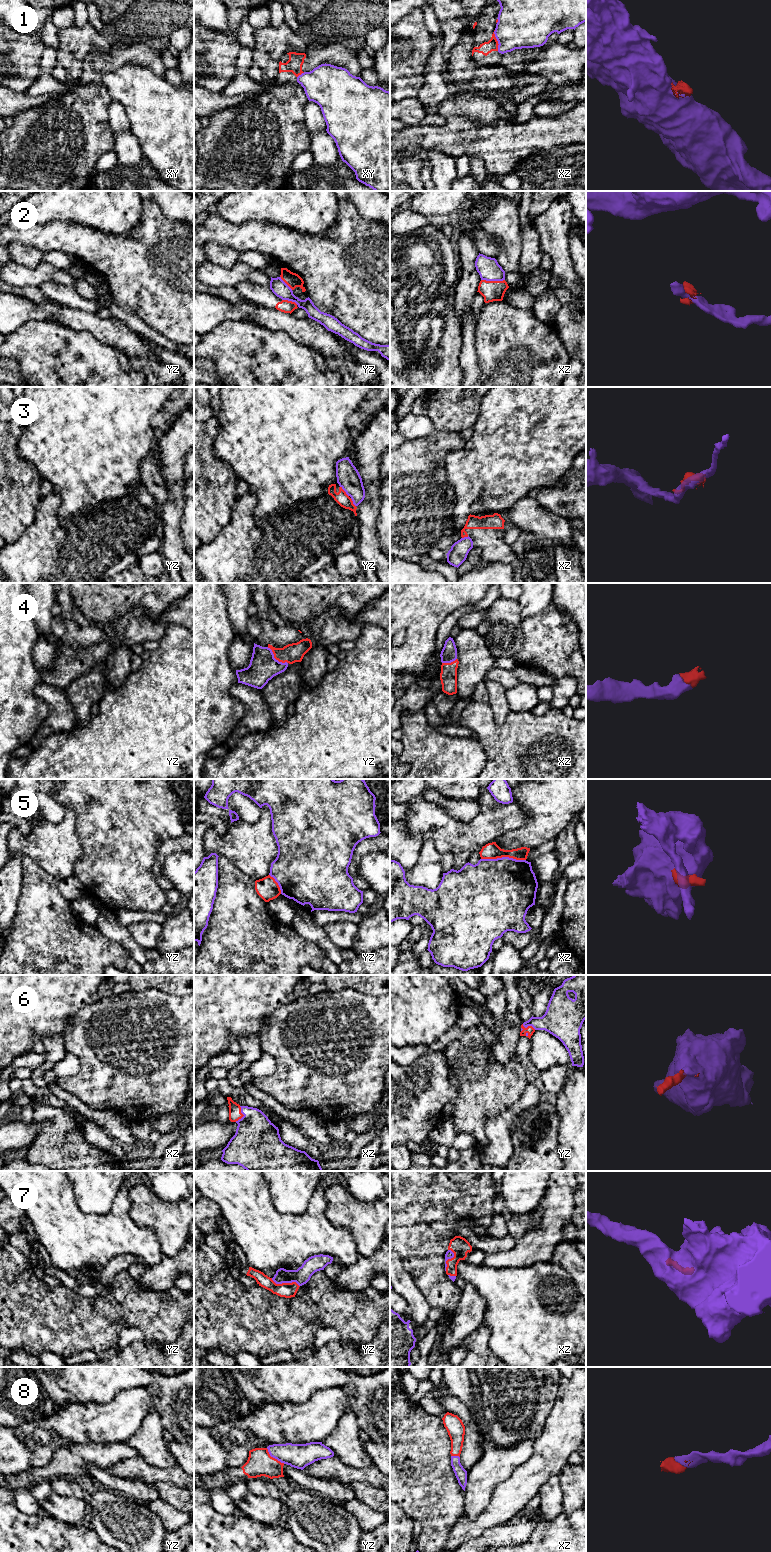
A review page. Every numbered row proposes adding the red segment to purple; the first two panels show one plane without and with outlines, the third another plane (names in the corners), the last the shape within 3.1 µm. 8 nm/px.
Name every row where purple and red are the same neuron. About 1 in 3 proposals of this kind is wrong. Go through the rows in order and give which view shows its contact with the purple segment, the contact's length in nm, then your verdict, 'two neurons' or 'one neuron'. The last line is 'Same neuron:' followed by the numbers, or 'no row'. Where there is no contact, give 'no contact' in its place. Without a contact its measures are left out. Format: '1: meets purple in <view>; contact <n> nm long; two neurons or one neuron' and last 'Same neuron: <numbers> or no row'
1: meets purple in xz; contact 170 nm long; two neurons
2: meets purple in xz; contact 190 nm long; two neurons
3: meets purple in yz; contact 110 nm long; two neurons
4: meets purple in yz; contact 220 nm long; one neuron
5: meets purple in xz; contact 360 nm long; two neurons
6: meets purple in xz; contact 130 nm long; one neuron
7: meets purple in yz; contact 240 nm long; one neuron
8: meets purple in yz; contact 200 nm long; one neuron
Same neuron: 4, 6, 7, 8

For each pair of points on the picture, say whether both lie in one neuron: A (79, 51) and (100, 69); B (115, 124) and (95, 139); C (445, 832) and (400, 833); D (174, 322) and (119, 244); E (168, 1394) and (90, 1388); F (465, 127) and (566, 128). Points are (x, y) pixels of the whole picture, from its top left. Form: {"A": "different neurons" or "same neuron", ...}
{"A": "different neurons", "B": "different neurons", "C": "different neurons", "D": "same neuron", "E": "same neuron", "F": "same neuron"}

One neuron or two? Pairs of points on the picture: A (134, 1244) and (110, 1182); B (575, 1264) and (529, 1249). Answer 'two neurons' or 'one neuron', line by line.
A: two neurons
B: two neurons

